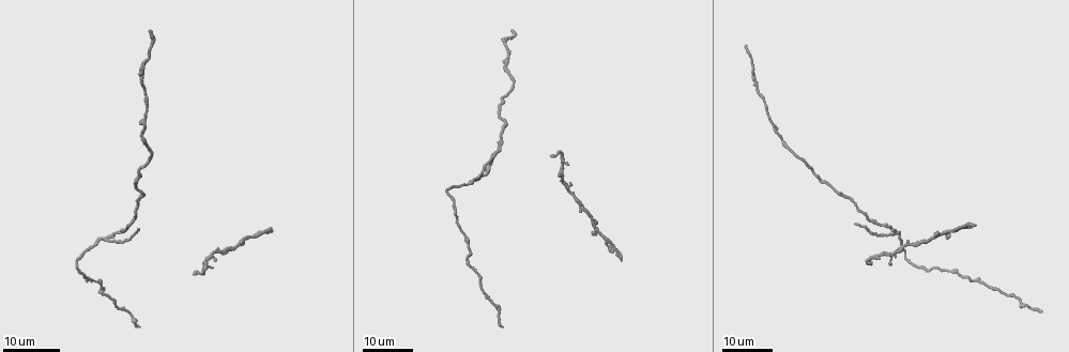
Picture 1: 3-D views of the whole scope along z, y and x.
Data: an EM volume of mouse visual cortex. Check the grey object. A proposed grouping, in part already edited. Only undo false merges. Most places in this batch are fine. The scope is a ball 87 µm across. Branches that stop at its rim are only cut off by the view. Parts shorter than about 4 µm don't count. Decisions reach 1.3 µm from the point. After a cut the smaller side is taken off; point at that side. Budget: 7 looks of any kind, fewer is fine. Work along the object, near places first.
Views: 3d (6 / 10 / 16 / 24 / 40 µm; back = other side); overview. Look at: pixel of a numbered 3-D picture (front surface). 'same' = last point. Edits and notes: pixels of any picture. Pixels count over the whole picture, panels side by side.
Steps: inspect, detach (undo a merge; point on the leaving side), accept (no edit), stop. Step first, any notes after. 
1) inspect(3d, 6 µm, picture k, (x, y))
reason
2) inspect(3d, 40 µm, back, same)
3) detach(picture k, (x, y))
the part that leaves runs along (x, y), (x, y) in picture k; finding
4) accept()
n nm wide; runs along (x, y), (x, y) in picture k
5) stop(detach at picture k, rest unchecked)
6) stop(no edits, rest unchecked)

inspect(3d, 16 µm, picture 1, (560, 153))
calibre changes

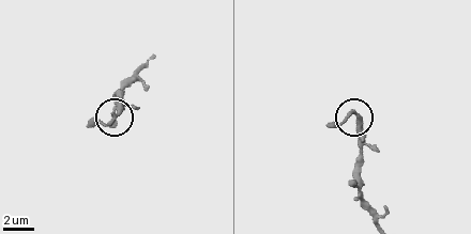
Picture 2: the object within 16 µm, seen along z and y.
inspect(3d, 10 µm, picture 2, (358, 115))
zoom in

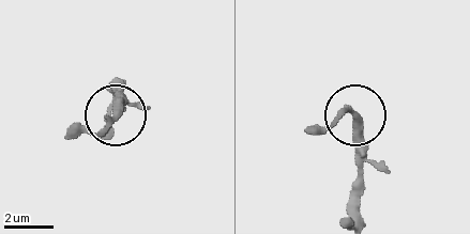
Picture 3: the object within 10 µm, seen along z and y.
accept()
continuous, no second neuron

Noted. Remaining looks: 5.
inspect(3d, 16 µm, picture 1, (567, 188))
sudden change in width

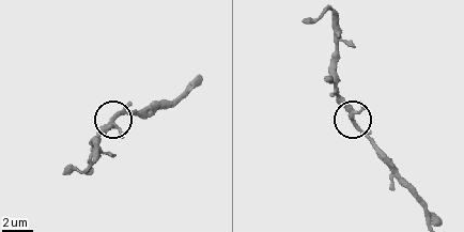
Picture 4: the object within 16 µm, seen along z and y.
inspect(3d, 10 µm, picture 4, (113, 124))

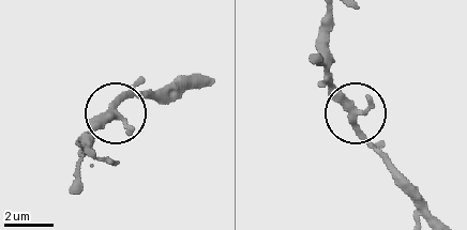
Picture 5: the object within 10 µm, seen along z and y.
inspect(3d, 6 µm, picture 5, (354, 119))

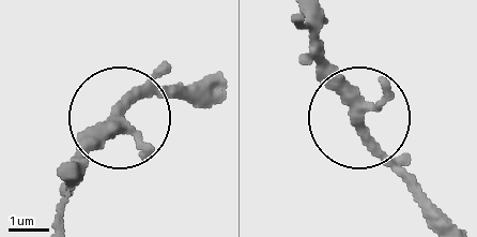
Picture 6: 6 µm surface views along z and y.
accept()
280 nm wide; continuous, no second neuron

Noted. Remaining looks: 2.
inspect(3d, 24 µm, picture 1, (835, 192))
thick turns thin

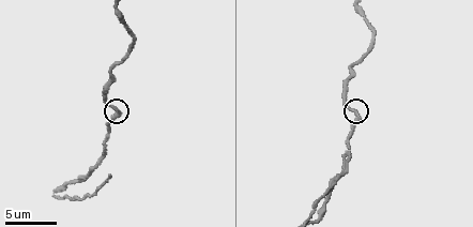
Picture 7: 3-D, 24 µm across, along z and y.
inspect(3d, 6 µm, picture 7, (357, 115))

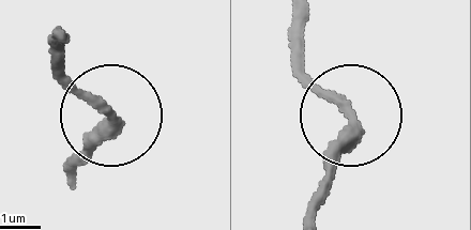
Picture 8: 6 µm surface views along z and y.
accept()
runs along (316, 216), (344, 113), (289, 46) in picture 8; one neuron here

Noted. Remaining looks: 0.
stop(no edits, rest unchecked)

